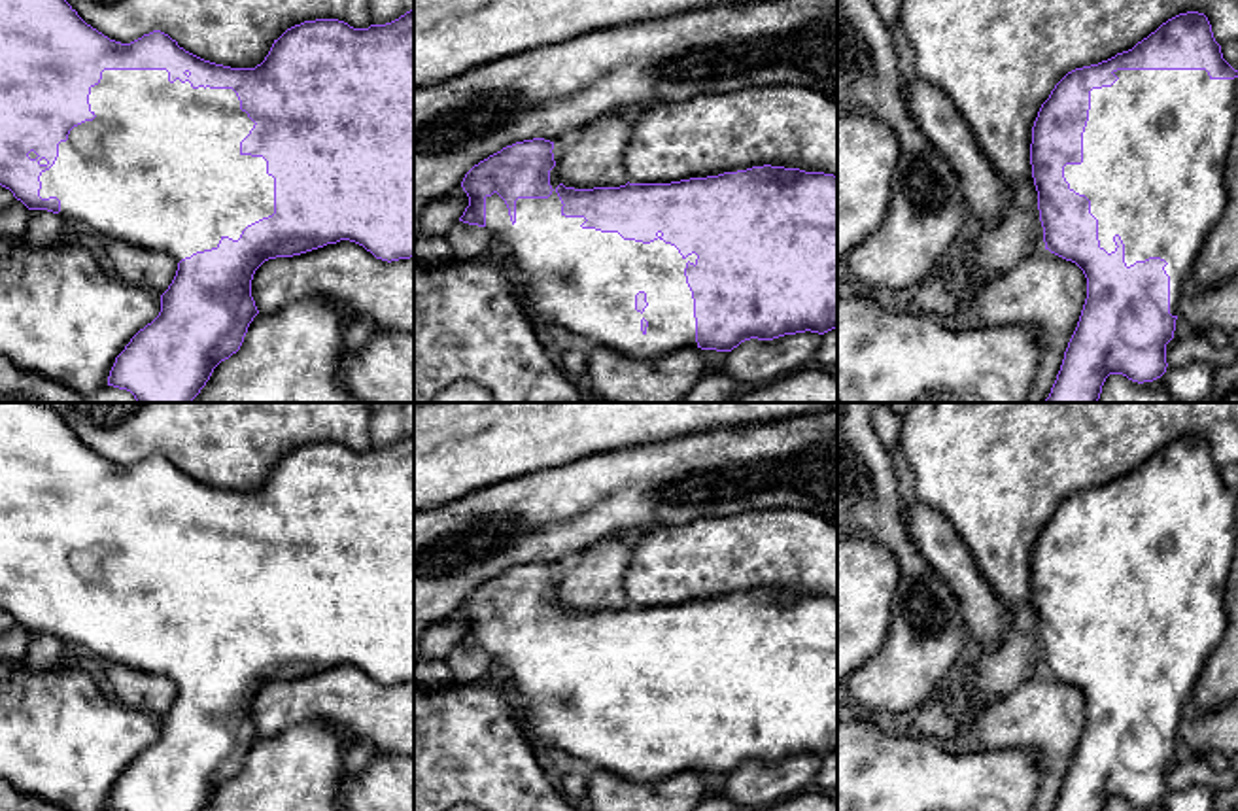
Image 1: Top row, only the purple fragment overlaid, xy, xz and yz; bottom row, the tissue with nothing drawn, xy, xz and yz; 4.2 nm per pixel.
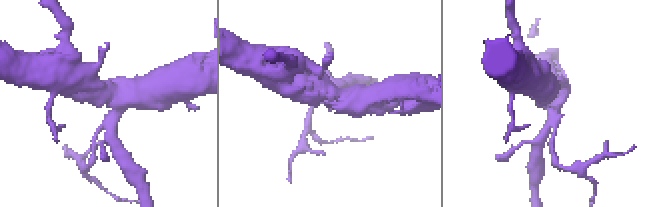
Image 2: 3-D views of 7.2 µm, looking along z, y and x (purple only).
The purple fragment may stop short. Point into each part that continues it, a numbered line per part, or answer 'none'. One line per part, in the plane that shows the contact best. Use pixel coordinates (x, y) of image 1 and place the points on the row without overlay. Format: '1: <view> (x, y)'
1: xy (159, 590)

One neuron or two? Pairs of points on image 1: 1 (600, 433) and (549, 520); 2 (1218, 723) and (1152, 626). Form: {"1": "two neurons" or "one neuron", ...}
{"1": "two neurons", "2": "two neurons"}

